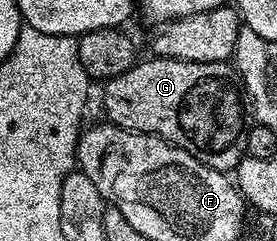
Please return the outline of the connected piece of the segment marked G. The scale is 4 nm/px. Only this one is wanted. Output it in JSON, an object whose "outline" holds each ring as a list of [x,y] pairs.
{"outline":[[[149,58],[143,63],[135,62],[120,77],[105,80],[106,88],[102,91],[105,118],[126,131],[157,135],[212,169],[233,172],[246,155],[248,130],[248,103],[238,72],[229,62]]]}

